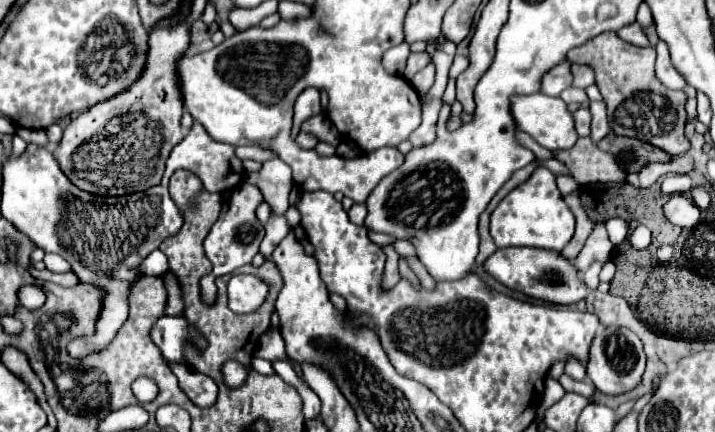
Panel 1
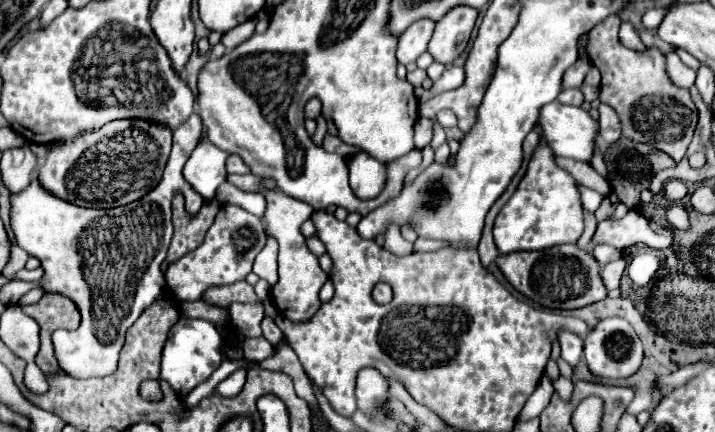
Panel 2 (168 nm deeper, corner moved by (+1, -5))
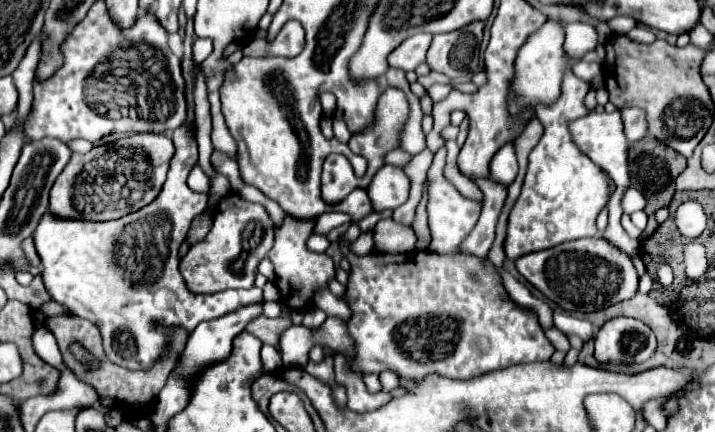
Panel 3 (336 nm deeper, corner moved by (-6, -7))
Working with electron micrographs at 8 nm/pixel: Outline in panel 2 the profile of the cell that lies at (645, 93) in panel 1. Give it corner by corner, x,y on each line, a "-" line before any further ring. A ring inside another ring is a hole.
618,17
604,19
600,25
596,25
596,29
588,33
584,45
588,59
602,73
600,101
610,105
618,113
624,137
638,143
648,143
668,153
678,163
692,141
692,129
696,123
690,93
670,83
668,75
664,73
664,55
658,49
638,53
620,45
620,23
622,21

